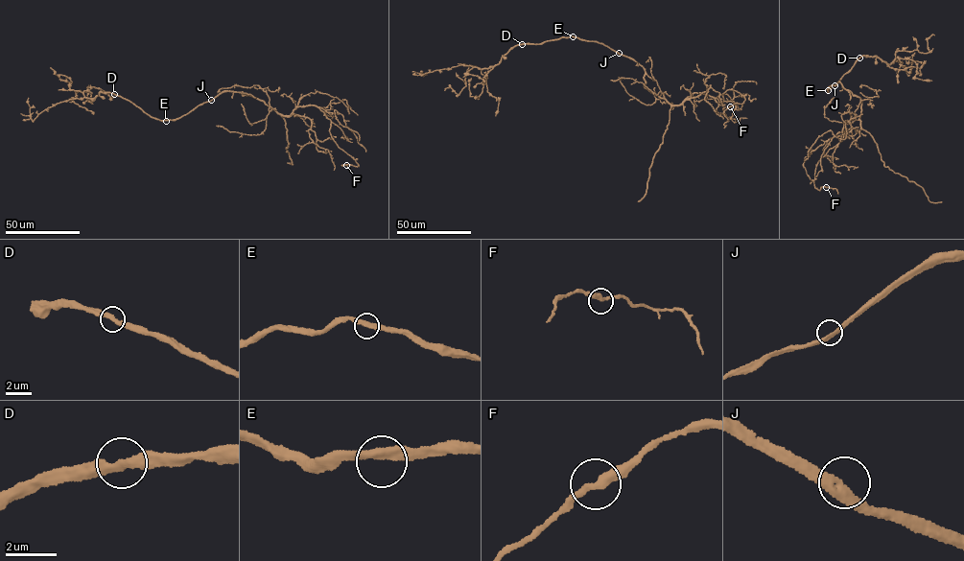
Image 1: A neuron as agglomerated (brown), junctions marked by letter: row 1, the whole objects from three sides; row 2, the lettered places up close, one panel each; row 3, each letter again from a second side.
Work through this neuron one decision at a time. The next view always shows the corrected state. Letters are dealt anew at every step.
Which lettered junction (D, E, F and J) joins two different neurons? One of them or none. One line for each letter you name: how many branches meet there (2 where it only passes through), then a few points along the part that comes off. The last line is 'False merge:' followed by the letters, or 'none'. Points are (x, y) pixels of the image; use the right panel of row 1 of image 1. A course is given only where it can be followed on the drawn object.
False merge: none

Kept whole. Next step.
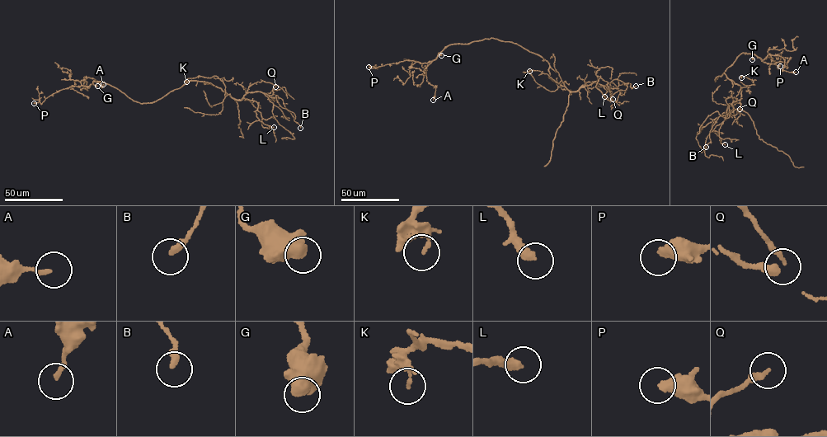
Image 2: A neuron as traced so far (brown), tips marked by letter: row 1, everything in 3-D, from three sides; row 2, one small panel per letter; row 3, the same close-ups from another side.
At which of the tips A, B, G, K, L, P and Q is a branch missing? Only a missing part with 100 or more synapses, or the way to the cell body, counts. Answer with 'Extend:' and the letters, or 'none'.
Extend: none

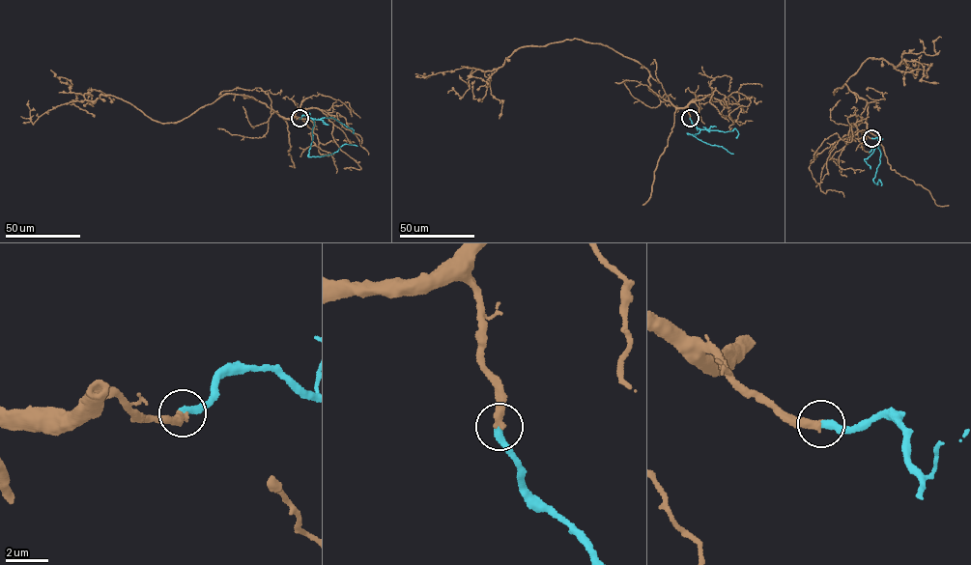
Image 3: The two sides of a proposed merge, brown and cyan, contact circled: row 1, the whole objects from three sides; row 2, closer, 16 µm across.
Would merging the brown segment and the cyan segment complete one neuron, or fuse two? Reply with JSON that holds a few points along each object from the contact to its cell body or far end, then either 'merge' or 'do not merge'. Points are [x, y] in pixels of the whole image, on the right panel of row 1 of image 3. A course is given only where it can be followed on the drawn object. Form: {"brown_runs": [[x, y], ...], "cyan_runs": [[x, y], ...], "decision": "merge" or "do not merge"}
{"brown_runs": [[871, 138], [864, 133], [867, 101], [845, 84], [833, 92], [873, 57], [901, 63], [915, 78], [921, 54]], "cyan_runs": [[871, 138], [877, 138], [881, 155], [872, 182], [876, 184], [879, 180], [881, 185]], "decision": "merge"}

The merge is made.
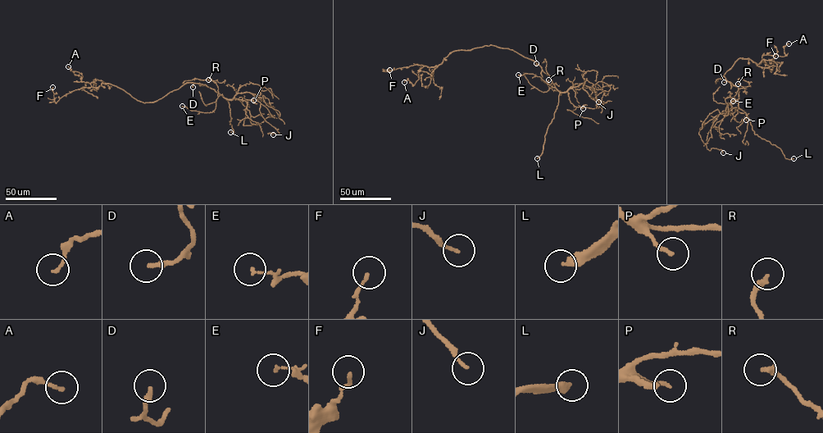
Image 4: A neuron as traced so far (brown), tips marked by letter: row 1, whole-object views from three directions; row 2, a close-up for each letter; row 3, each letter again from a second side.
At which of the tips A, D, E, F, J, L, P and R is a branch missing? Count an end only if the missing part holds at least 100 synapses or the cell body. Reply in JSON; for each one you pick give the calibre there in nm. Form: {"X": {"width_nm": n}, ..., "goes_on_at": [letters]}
{"L": {"width_nm": 360}, "goes_on_at": ["L"]}

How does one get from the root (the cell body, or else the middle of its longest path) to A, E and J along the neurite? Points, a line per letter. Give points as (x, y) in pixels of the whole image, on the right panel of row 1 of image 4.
A: (720, 79), (738, 58), (748, 58), (758, 64), (764, 55), (785, 56), (784, 47), (788, 43)
E: (720, 79), (724, 76), (738, 89), (738, 101), (732, 104), (732, 112), (729, 114), (726, 107), (733, 101)
J: (720, 79), (724, 76), (738, 92), (738, 108), (727, 102), (725, 116), (707, 135), (707, 148), (723, 152)

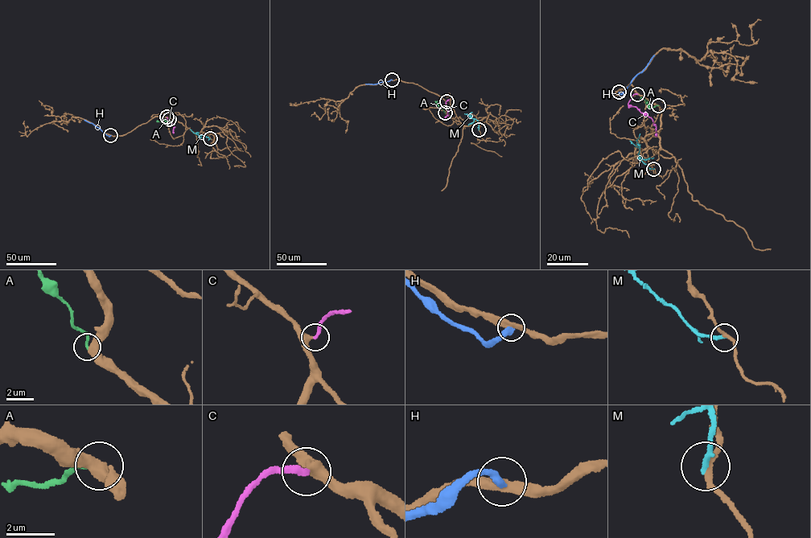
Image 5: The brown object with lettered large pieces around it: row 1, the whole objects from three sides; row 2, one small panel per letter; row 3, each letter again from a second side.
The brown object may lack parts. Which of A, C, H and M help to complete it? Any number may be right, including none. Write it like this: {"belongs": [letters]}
{"belongs": ["C"]}

